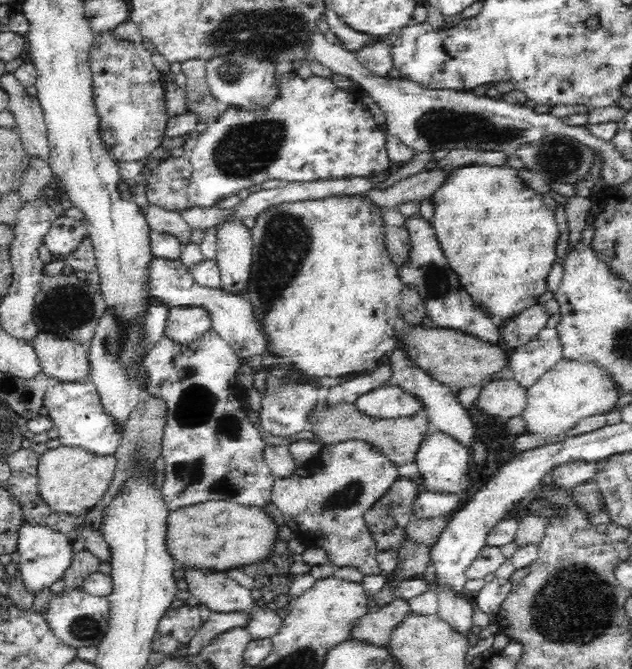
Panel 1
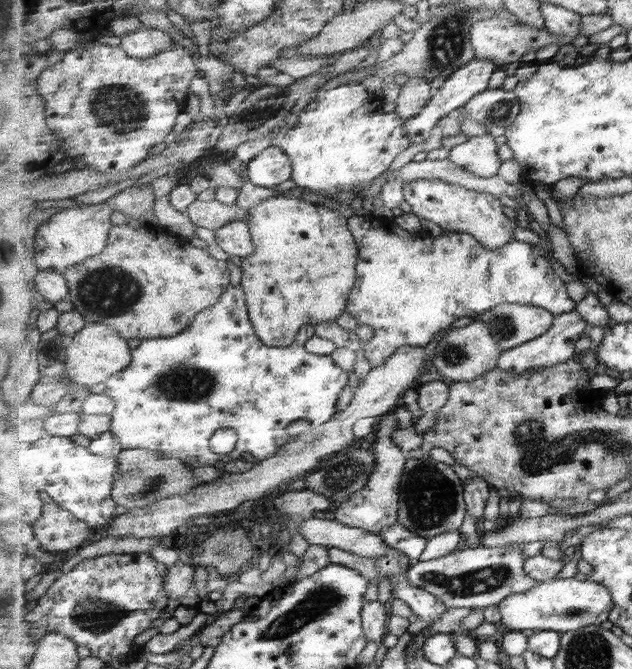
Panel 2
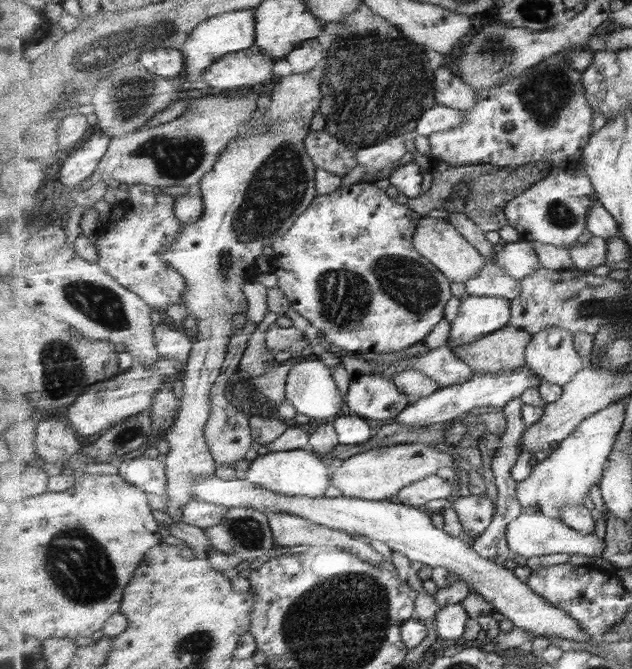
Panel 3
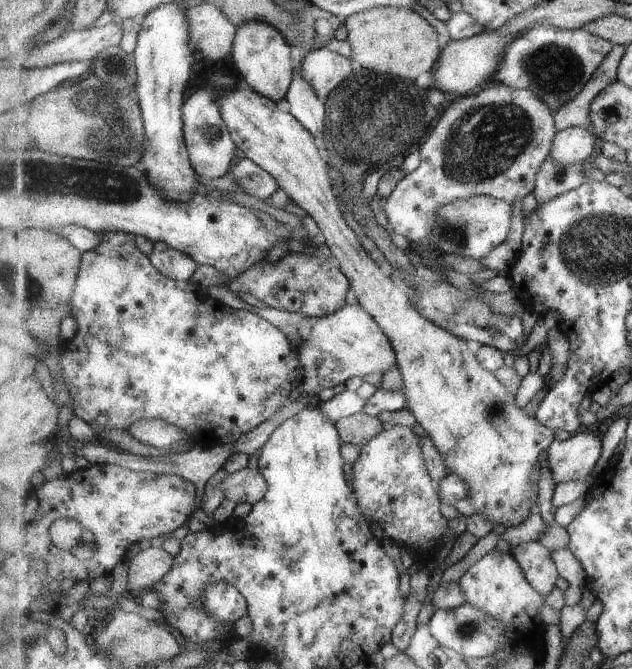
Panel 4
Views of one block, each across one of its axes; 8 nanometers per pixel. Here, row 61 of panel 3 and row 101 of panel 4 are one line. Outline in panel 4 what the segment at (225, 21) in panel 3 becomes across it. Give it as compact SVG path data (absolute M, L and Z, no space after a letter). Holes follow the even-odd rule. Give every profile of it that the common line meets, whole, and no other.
M215 72L205 84L199 84L199 89L195 90L182 107L182 118L184 121L184 137L187 151L190 154L190 162L193 169L203 179L213 179L225 176L227 170L234 165L231 164L235 157L239 157L238 146L230 134L230 129L222 118L222 111L218 101L222 94L222 89L231 89L237 86L231 76L223 72Z

